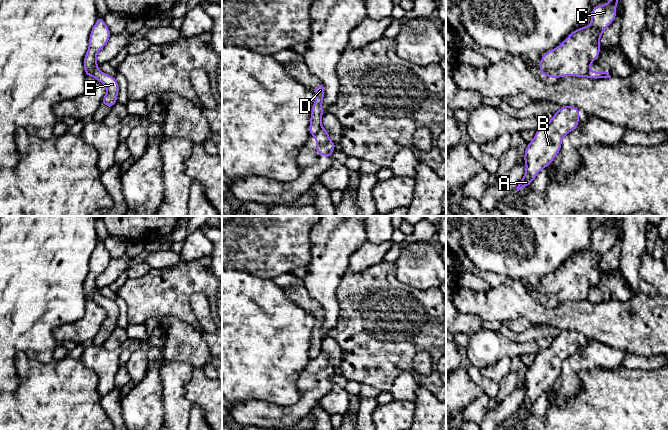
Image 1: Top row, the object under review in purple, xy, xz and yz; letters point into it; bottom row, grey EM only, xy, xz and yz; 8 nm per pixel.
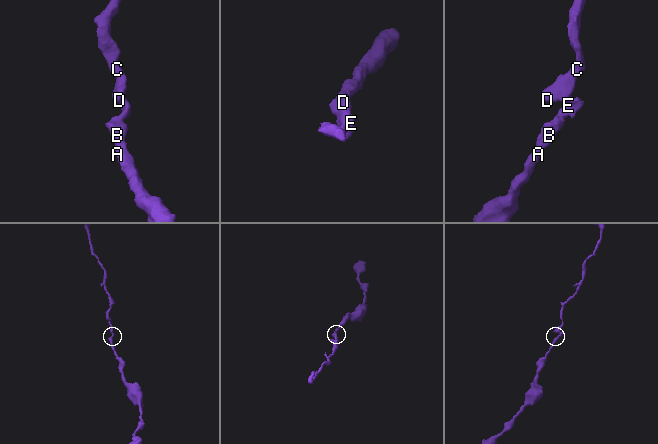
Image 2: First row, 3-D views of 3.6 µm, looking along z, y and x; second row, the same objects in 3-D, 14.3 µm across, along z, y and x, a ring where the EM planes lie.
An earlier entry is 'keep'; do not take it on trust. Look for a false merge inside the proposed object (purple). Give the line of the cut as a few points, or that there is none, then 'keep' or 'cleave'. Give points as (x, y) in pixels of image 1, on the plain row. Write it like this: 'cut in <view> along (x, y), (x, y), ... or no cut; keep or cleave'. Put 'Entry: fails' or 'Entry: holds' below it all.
cut in xz along (321, 351), (313, 359); cleave
Entry: fails

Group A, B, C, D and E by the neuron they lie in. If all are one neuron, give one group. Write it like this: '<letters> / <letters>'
A B E / C D

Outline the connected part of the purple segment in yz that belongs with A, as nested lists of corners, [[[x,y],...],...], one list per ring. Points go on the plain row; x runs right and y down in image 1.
[[[561,330],[547,348],[536,354],[533,364],[527,367],[523,381],[526,393],[516,411],[517,415],[529,410],[539,395],[547,392],[555,383],[561,373],[563,361],[578,351],[579,341],[579,332]]]

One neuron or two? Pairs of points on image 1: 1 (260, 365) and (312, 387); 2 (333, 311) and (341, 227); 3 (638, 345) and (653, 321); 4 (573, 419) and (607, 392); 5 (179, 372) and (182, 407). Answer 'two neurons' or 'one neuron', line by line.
1: two neurons
2: one neuron
3: one neuron
4: one neuron
5: one neuron

